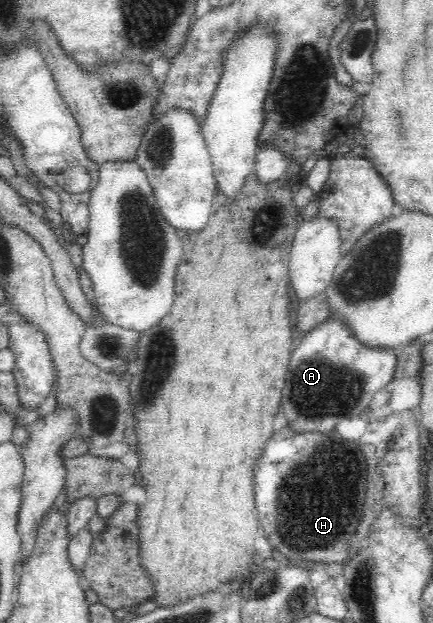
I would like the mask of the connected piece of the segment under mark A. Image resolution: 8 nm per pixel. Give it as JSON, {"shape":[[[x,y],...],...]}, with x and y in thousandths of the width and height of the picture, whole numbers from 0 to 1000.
{"shape":[[[762,509],[762,512],[755,512],[755,518],[727,525],[709,539],[700,539],[691,555],[677,559],[672,565],[670,583],[649,631],[649,644],[644,647],[644,658],[649,658],[654,669],[663,674],[661,685],[670,685],[672,692],[681,695],[718,695],[718,692],[723,695],[760,695],[778,685],[778,679],[785,679],[792,671],[841,669],[845,665],[843,658],[857,648],[857,640],[866,639],[866,632],[875,631],[880,624],[891,623],[894,618],[908,612],[915,586],[917,565],[912,562],[866,562],[829,552],[829,549],[811,539],[806,528],[792,525],[792,520],[781,512],[767,512],[767,509]]]}

